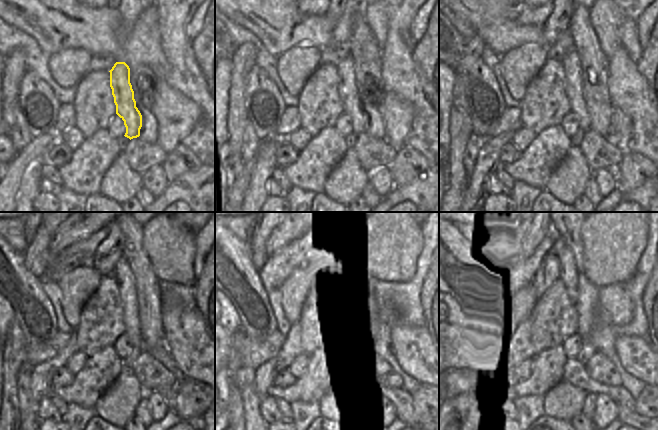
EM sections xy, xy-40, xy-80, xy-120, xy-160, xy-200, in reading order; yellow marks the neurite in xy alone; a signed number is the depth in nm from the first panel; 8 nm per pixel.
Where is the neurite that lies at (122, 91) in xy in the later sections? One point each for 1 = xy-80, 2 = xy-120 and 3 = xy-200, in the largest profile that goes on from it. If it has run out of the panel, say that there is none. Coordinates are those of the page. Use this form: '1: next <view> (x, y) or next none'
1: next xy-80 (571, 61)
2: next xy-120 (122, 274)
3: next xy-200 (568, 270)

